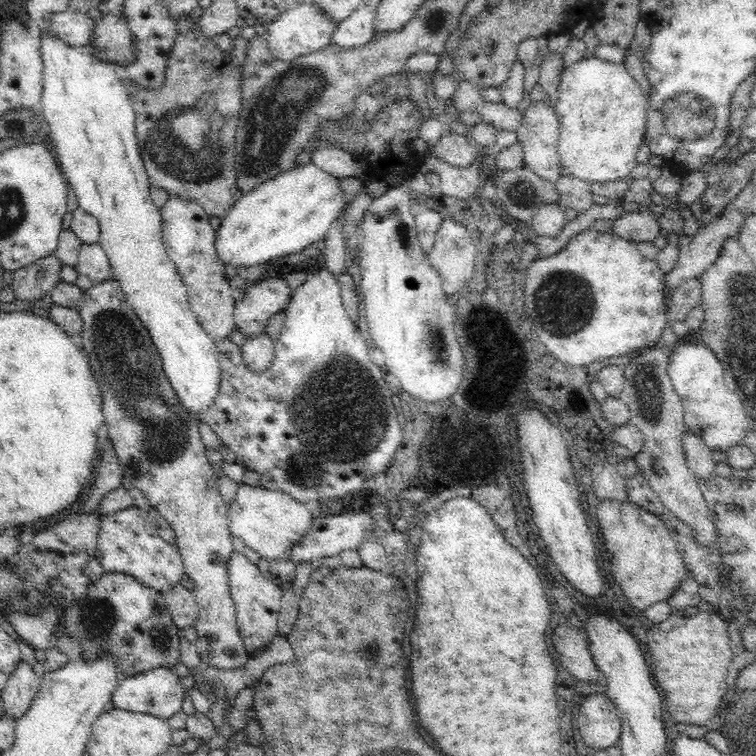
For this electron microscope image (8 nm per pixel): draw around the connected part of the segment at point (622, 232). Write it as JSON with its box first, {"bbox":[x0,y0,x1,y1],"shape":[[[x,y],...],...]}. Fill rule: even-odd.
{"bbox":[613,208,660,242],"shape":[[[647,208],[622,212],[613,219],[613,233],[620,238],[638,242],[650,242],[660,236],[660,223]]]}

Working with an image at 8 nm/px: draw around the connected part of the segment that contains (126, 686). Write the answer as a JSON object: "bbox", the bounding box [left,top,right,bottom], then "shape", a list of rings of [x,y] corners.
{"bbox":[109,667,188,720],"shape":[[[168,667],[151,668],[134,676],[120,678],[118,686],[112,692],[109,707],[127,710],[128,712],[140,712],[156,716],[161,720],[167,720],[183,710],[182,702],[184,702],[184,694],[187,691],[188,689],[180,683],[180,677],[178,677],[175,669]]]}

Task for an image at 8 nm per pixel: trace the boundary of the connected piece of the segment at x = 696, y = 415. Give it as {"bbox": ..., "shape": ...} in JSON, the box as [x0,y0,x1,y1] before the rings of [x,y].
{"bbox":[667,340,751,453],"shape":[[[682,340],[676,343],[667,373],[680,397],[685,426],[692,434],[700,437],[712,451],[726,453],[732,446],[743,445],[751,421],[739,396],[724,388],[724,367],[712,349],[702,342]]]}

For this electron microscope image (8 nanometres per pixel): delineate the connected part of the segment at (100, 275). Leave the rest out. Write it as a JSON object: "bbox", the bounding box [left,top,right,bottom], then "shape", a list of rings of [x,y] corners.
{"bbox":[76,243,113,283],"shape":[[[99,243],[83,244],[79,251],[76,269],[79,274],[88,276],[95,283],[101,283],[113,277],[108,255]]]}

